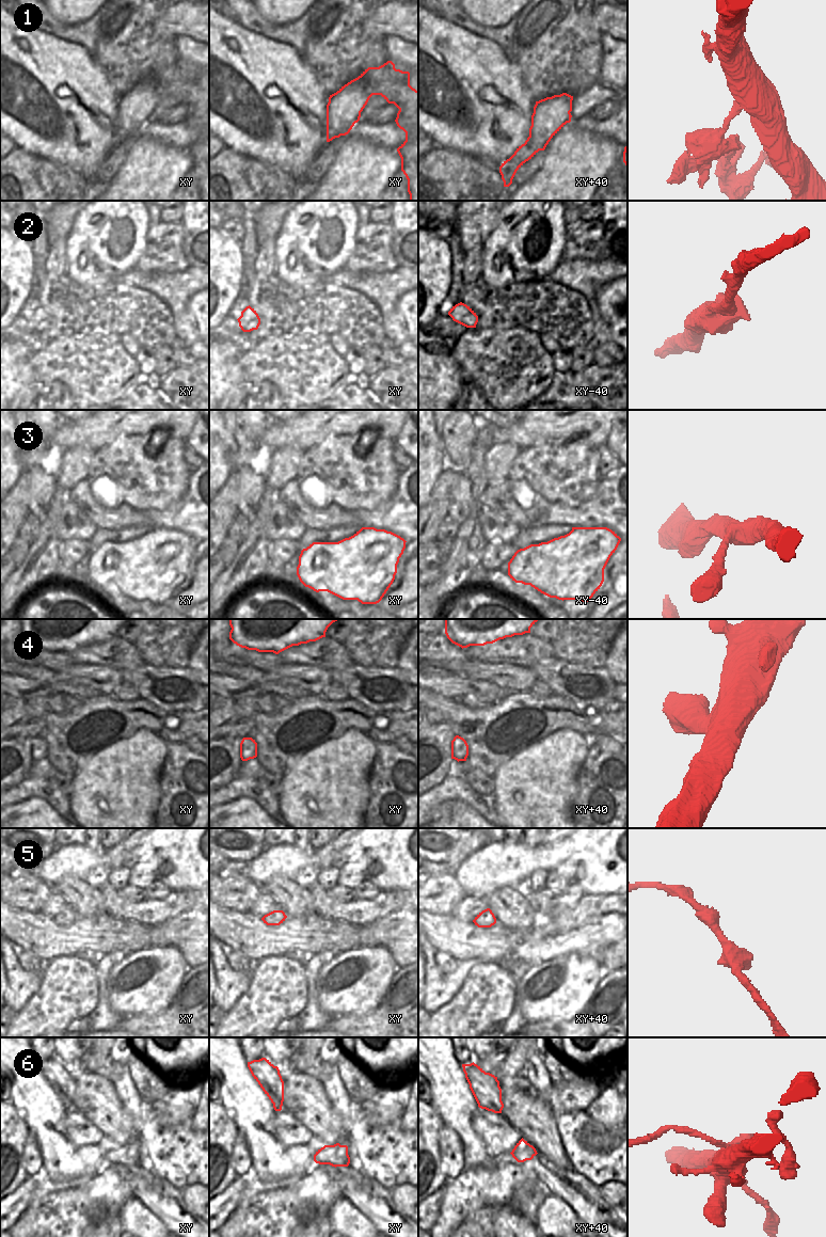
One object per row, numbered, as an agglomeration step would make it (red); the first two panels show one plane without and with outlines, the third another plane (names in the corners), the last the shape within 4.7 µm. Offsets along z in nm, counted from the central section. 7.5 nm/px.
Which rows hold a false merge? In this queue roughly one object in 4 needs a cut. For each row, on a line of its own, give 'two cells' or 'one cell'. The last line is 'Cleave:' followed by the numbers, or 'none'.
1: two cells
2: one cell
3: one cell
4: one cell
5: one cell
6: two cells
Cleave: 1, 6

